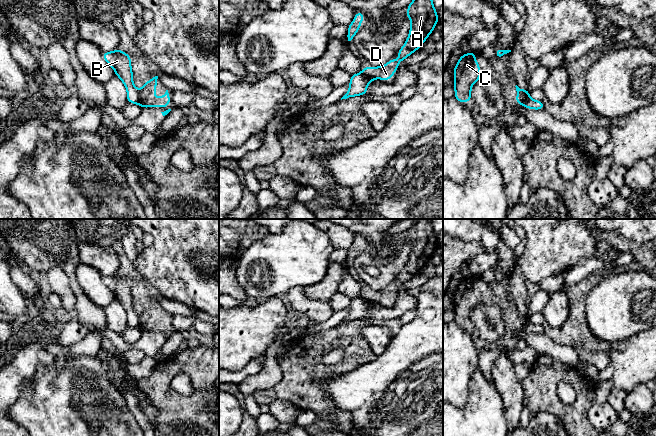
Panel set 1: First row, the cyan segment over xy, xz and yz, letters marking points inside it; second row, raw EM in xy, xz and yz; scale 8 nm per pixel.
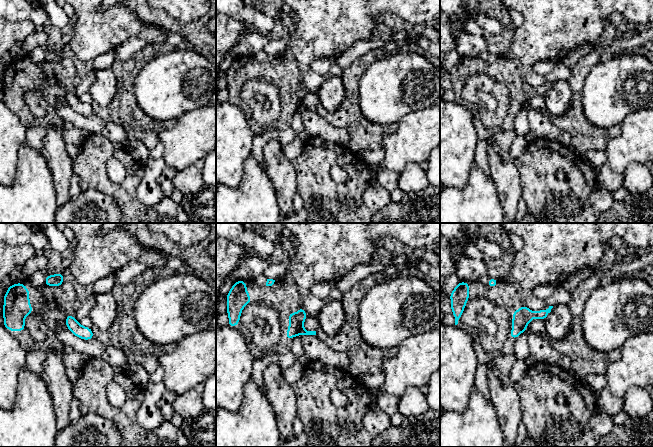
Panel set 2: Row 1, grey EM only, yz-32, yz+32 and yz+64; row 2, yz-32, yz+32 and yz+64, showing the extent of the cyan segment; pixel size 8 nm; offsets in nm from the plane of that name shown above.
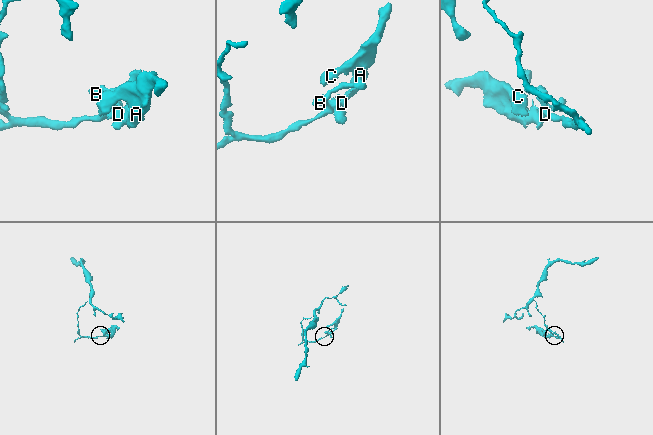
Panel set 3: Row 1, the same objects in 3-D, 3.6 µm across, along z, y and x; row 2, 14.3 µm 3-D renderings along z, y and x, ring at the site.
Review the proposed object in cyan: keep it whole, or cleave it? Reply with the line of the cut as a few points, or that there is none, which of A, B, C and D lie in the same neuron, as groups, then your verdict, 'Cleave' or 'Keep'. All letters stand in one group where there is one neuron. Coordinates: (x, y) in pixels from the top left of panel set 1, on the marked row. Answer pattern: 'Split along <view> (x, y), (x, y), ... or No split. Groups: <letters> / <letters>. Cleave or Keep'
Split along yz (528, 93), (523, 96), (522, 104). Groups: A C D / B. Cleave

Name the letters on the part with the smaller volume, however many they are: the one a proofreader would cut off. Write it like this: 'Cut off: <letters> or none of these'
Cut off: A, C, D

